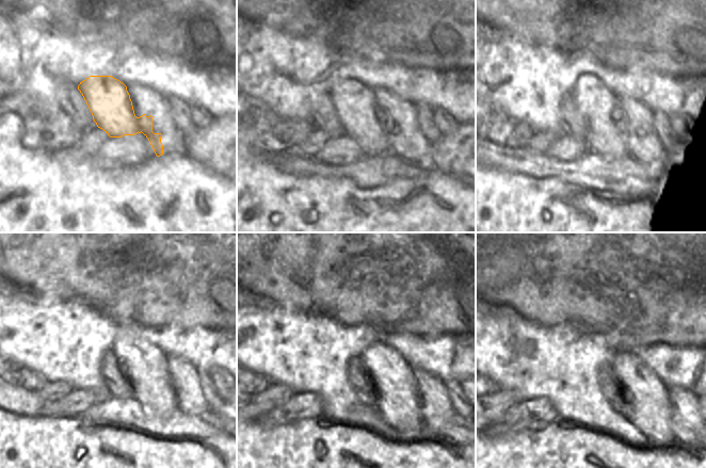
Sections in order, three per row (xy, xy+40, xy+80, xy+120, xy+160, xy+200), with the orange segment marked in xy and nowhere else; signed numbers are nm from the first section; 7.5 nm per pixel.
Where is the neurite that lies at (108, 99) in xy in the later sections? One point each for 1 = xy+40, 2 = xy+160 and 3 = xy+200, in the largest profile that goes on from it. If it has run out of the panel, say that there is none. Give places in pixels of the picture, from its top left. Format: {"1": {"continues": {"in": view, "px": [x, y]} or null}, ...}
{"1": {"continues": {"in": "xy+40", "px": [354, 102]}}, "2": {"continues": {"in": "xy+160", "px": [398, 401]}}, "3": {"continues": {"in": "xy+200", "px": [650, 409]}}}

